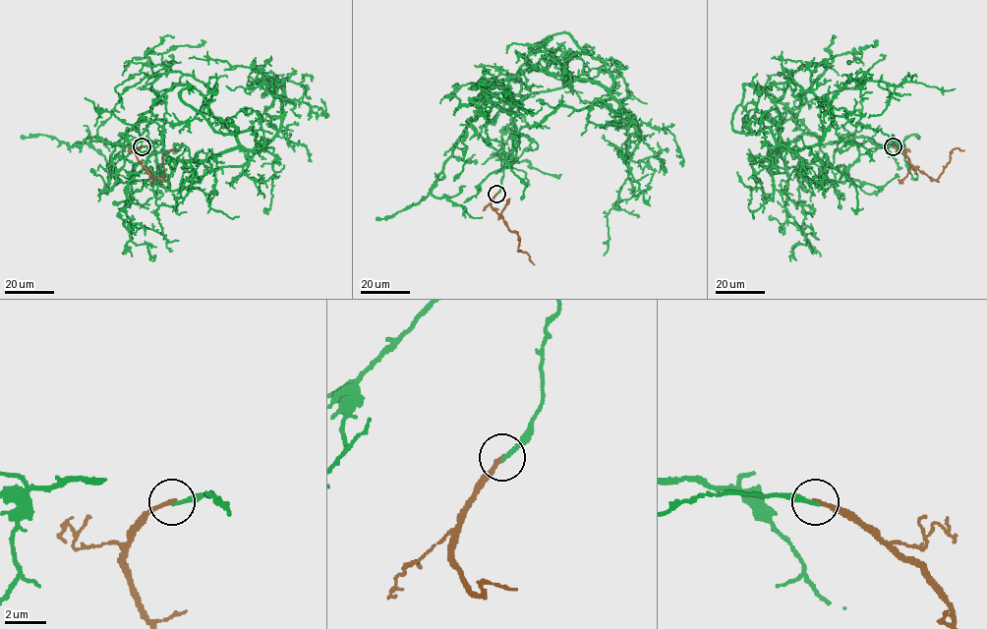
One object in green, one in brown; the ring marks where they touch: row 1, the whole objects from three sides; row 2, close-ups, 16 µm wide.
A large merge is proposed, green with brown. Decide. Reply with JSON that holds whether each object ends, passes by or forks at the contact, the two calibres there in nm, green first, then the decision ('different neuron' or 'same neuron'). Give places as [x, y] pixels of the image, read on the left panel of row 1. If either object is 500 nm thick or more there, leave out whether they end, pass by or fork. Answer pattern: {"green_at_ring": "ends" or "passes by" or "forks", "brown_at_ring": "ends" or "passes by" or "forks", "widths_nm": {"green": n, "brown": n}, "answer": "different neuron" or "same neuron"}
{"green_at_ring": "ends", "brown_at_ring": "ends", "widths_nm": {"green": 200, "brown": 220}, "answer": "different neuron"}

